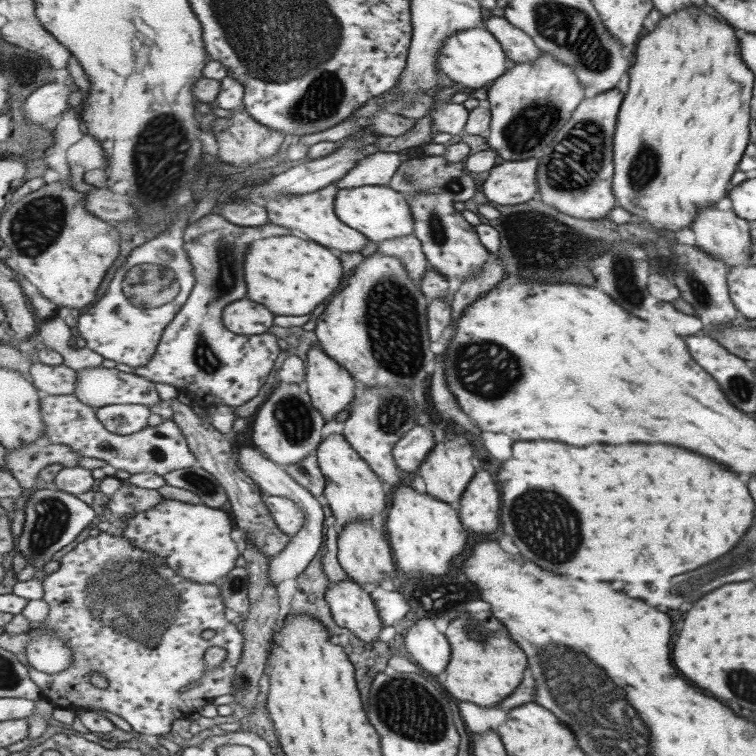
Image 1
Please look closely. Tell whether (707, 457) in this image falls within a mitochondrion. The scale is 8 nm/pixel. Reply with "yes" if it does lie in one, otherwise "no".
no

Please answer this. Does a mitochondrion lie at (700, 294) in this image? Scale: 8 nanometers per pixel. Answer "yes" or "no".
yes

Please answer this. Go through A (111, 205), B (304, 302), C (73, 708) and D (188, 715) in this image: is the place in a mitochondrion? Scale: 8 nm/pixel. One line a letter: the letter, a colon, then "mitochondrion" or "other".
A: other
B: other
C: other
D: other

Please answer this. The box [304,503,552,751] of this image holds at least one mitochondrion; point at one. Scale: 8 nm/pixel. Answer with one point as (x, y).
(408, 709)

